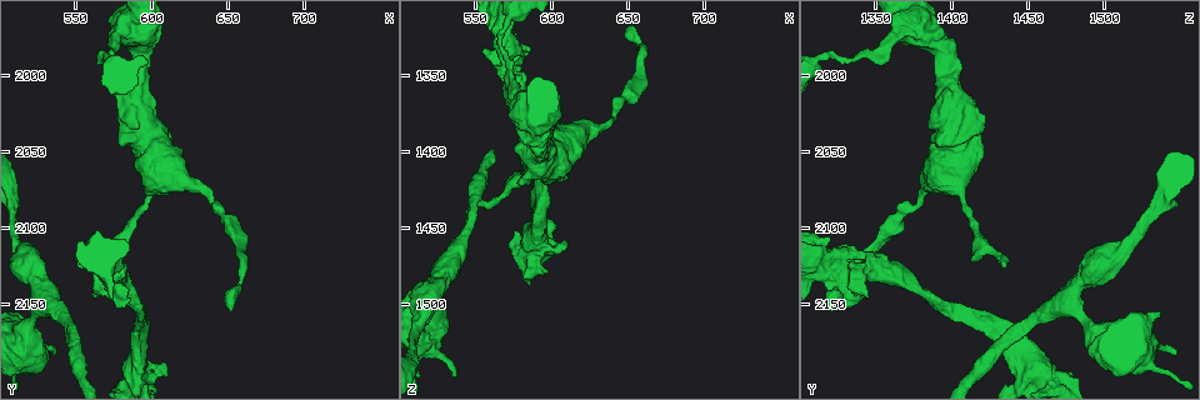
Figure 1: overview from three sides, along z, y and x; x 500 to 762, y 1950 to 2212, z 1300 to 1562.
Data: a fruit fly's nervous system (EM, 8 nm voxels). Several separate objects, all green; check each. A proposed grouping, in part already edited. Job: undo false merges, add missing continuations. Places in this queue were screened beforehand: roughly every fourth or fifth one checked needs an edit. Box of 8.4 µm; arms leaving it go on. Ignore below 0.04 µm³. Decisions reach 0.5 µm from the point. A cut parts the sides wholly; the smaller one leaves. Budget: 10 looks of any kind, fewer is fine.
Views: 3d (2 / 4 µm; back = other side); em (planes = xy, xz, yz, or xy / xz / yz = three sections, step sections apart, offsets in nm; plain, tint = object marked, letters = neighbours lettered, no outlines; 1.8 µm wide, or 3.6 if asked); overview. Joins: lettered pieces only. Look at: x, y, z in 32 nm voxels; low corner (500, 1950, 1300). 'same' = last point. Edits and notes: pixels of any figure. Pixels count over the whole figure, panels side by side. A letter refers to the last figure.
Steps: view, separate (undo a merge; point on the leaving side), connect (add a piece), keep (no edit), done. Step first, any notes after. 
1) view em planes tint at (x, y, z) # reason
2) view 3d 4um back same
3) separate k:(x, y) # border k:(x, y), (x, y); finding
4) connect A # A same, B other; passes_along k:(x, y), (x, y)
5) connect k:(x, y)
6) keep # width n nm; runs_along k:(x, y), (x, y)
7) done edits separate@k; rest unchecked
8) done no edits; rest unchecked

view 3d 4um at (566, 2126, 1338) # thin neck

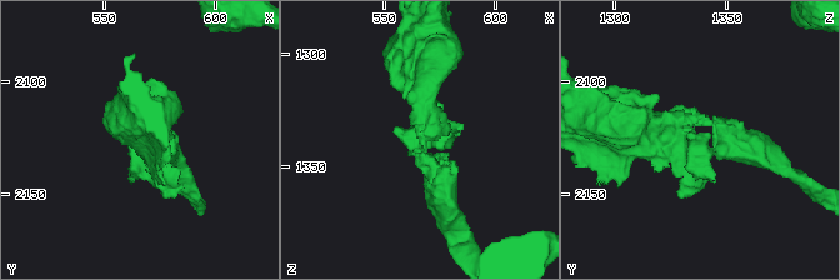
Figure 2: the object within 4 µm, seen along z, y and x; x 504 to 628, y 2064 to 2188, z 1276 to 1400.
view em planes letters at (566, 2128, 1337) # now the EM

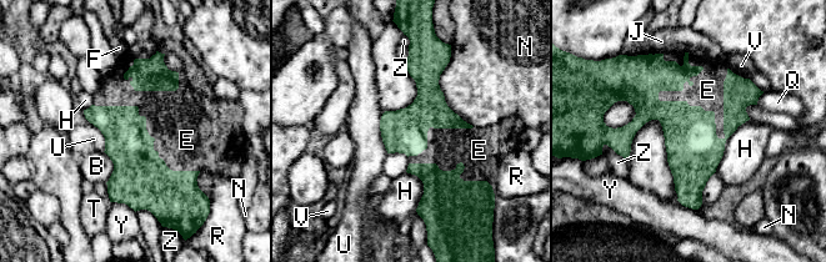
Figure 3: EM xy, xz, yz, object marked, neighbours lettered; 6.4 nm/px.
connect E # B other, E same, F other, H other, J other, N other, Q other, R other, T other, U other, V other, Y other, Z other; it goes on there

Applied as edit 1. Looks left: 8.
view overview # redraw

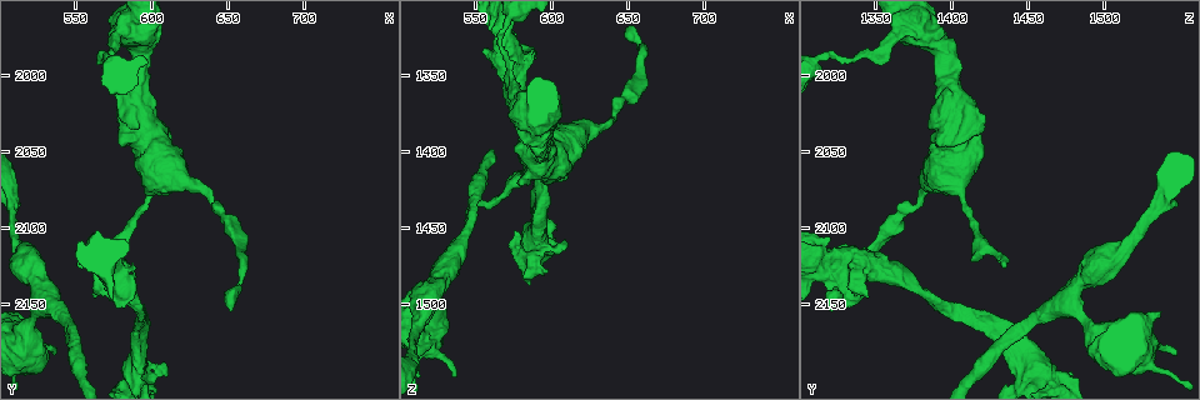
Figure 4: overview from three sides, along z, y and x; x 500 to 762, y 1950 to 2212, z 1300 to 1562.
view 3d 2um at (588, 2190, 1454) # thick turns thin

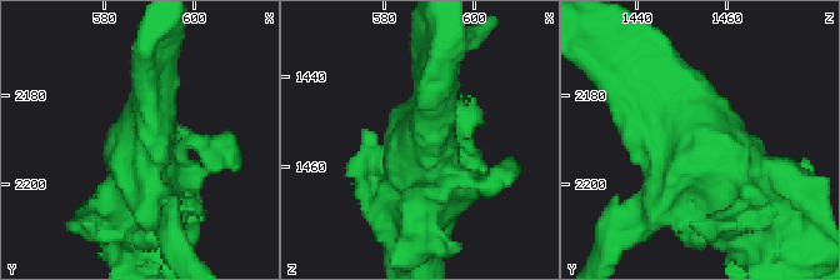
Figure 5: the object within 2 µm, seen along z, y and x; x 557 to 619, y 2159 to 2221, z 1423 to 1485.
view em 3.6um planes letters at (589, 2190, 1456) # need the tissue

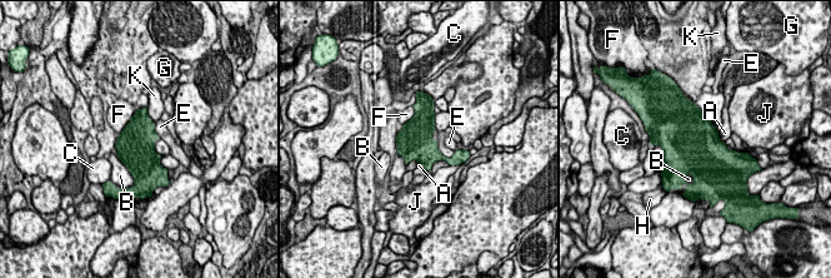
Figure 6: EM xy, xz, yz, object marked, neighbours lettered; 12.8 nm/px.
keep # A other, B other, C other, E other, F other, G other, H other, J other, K other; border 6:(138, 109), (118, 135); one neuron here

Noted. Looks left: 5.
view em yz step 4 letters at (536, 2182, 1546)

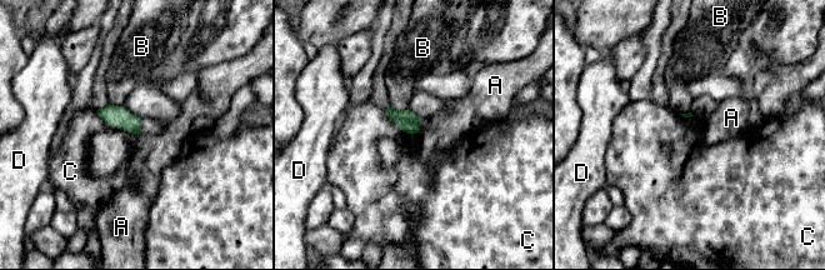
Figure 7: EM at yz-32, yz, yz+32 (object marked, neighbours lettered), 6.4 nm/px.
keep # A other, B other, C other, D other; border 7:(384, 110), (400, 129), (419, 131); none of them fits

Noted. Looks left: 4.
view em planes letters at (650, 2152, 1322) # thin end

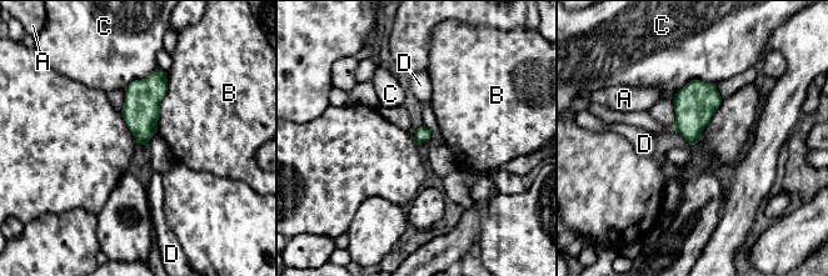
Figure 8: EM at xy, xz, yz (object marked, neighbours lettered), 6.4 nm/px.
keep # longest_contact B 380 nm; A other, B other, C other, D other; border 8:(168, 74), (155, 131); no lettered piece goes on from it

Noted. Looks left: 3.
done edits connect@3; rest unchecked

